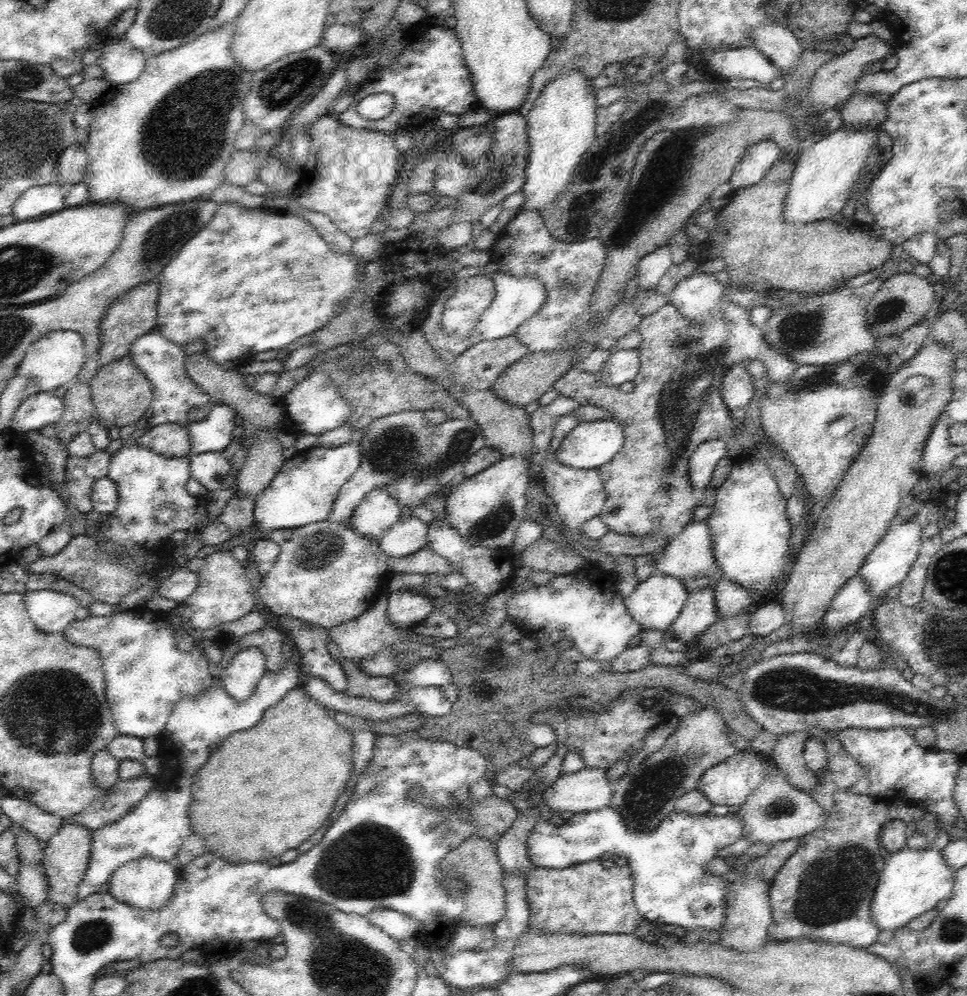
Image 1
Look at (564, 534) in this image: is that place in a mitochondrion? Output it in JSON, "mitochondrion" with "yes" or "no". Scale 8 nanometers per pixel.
{"mitochondrion":"no"}

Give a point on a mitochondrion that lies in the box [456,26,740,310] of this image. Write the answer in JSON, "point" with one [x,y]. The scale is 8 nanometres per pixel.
{"point":[624,234]}

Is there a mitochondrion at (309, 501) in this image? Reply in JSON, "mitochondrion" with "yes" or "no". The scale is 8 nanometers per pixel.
{"mitochondrion":"no"}

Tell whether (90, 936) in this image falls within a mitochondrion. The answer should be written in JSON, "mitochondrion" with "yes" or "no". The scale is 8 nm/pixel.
{"mitochondrion":"yes"}

